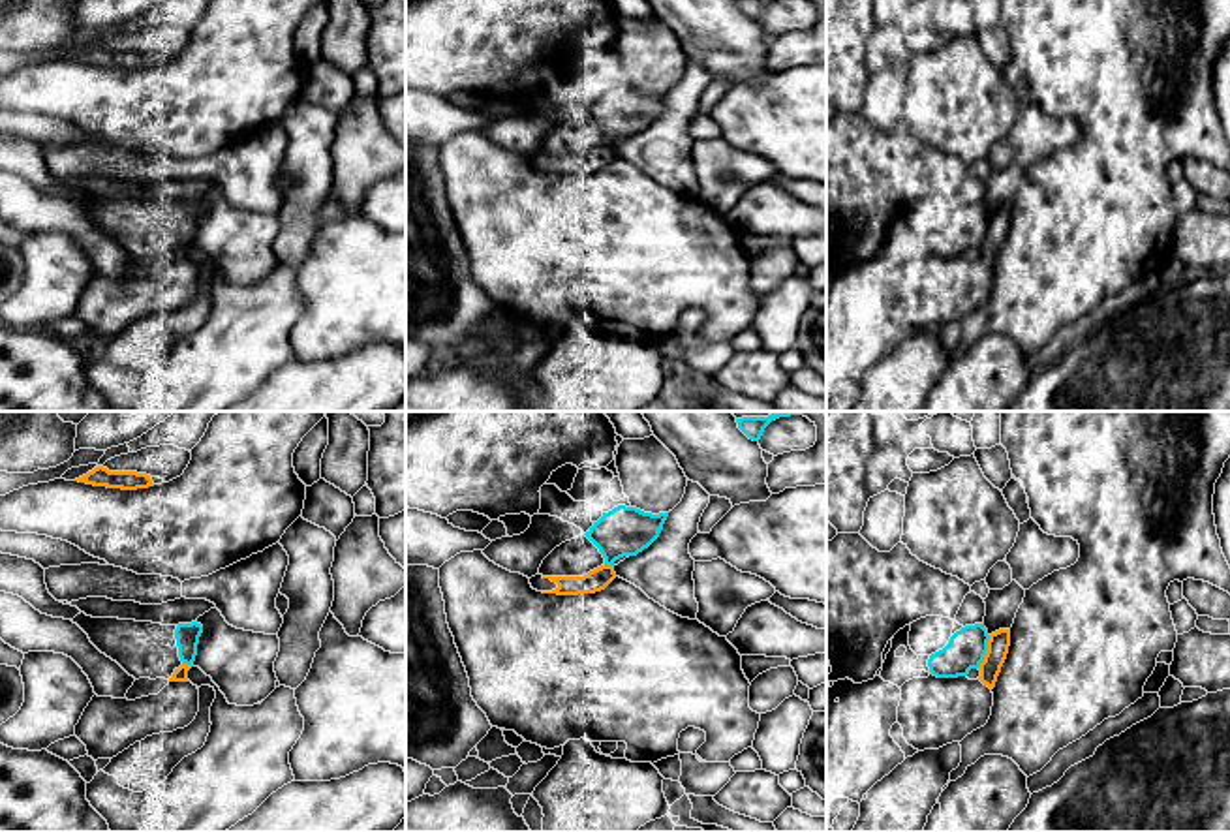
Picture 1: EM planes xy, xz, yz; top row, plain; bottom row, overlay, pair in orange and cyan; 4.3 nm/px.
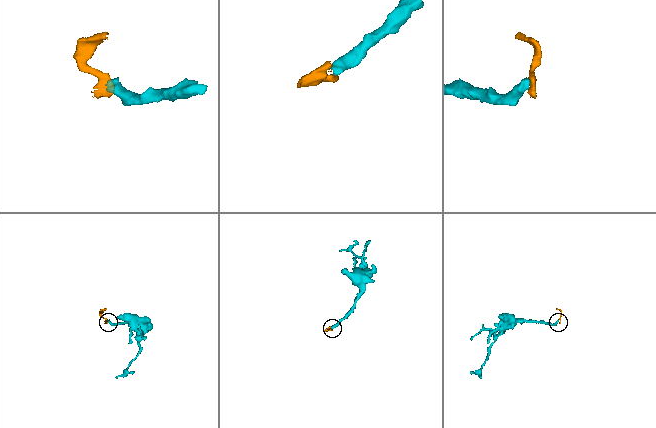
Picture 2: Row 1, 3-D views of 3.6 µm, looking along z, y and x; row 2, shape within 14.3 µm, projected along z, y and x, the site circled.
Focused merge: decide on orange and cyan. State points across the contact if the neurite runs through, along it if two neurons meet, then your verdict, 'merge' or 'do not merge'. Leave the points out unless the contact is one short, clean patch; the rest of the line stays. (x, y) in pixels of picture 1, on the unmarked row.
do not merge

